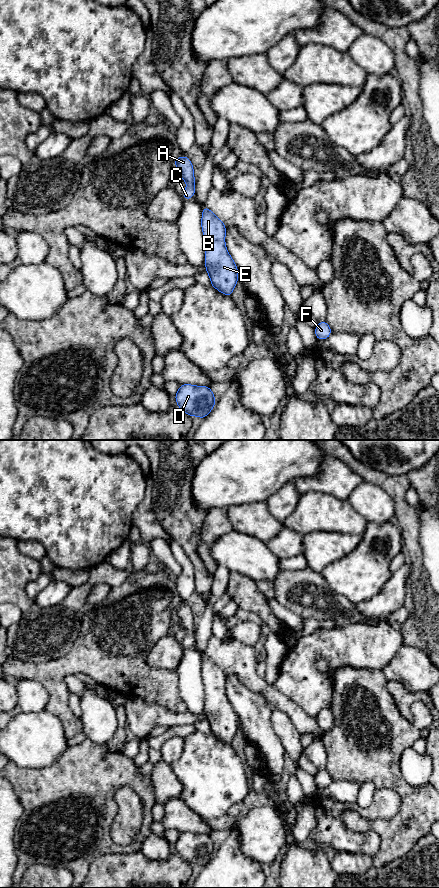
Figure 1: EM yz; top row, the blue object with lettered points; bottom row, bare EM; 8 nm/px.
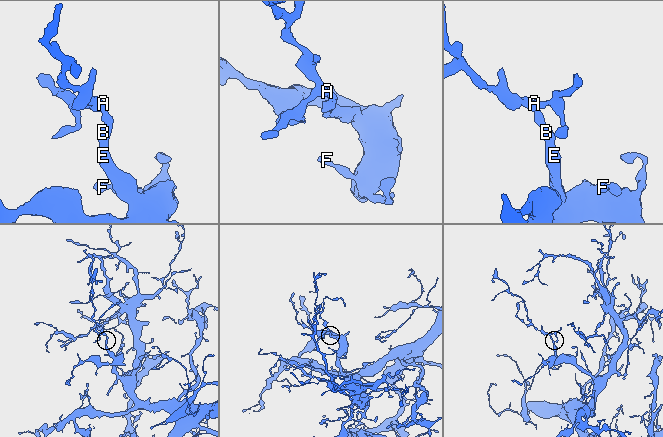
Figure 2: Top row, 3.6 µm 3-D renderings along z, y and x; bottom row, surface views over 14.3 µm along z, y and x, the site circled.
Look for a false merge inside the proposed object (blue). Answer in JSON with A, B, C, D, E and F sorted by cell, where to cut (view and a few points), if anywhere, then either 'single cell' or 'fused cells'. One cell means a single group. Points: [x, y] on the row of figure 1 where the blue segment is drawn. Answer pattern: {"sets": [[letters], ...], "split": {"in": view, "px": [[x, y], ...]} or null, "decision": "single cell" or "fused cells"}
{"sets": [["A", "B", "C", "D", "E", "F"]], "split": null, "decision": "single cell"}

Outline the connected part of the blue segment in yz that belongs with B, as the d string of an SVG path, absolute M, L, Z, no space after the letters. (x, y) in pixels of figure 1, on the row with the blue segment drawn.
M205 205L202 210L201 227L205 240L204 264L211 286L226 296L232 296L239 274L225 245L226 226Z

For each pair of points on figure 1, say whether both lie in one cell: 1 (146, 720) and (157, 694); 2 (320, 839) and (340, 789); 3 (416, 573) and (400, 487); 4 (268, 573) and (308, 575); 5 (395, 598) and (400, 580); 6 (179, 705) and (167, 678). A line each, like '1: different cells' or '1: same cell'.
1: different cells
2: different cells
3: same cell
4: different cells
5: same cell
6: same cell

